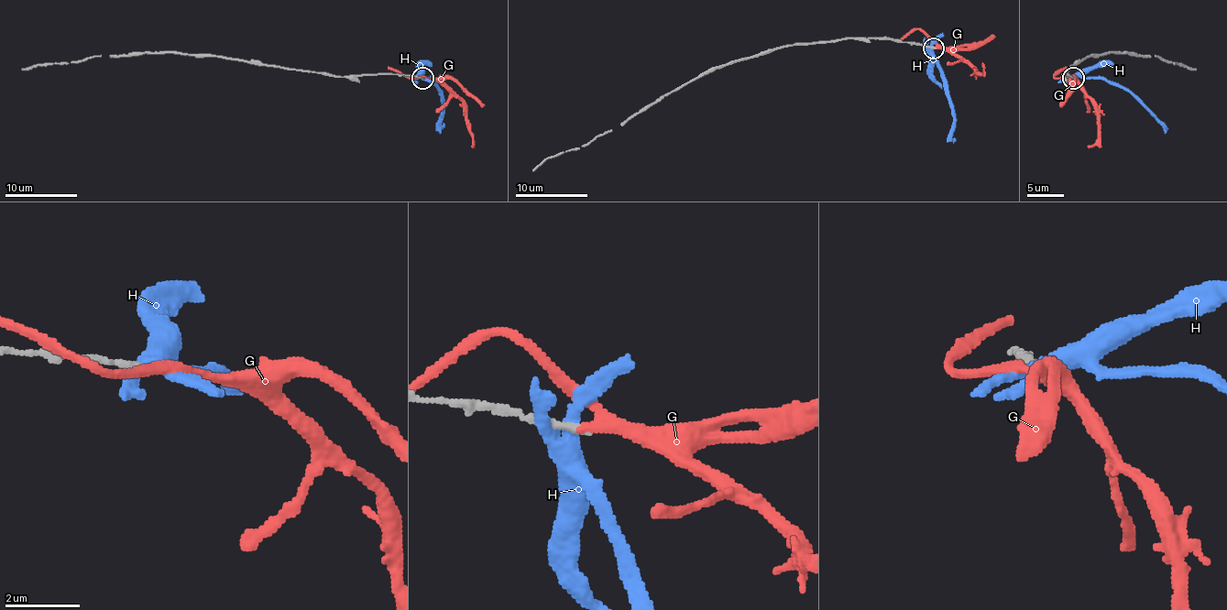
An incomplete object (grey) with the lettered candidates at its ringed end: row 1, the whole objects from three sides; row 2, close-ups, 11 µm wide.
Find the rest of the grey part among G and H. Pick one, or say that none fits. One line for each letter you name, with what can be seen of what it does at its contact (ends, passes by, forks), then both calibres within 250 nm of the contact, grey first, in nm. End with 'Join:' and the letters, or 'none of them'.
Join: none of them

